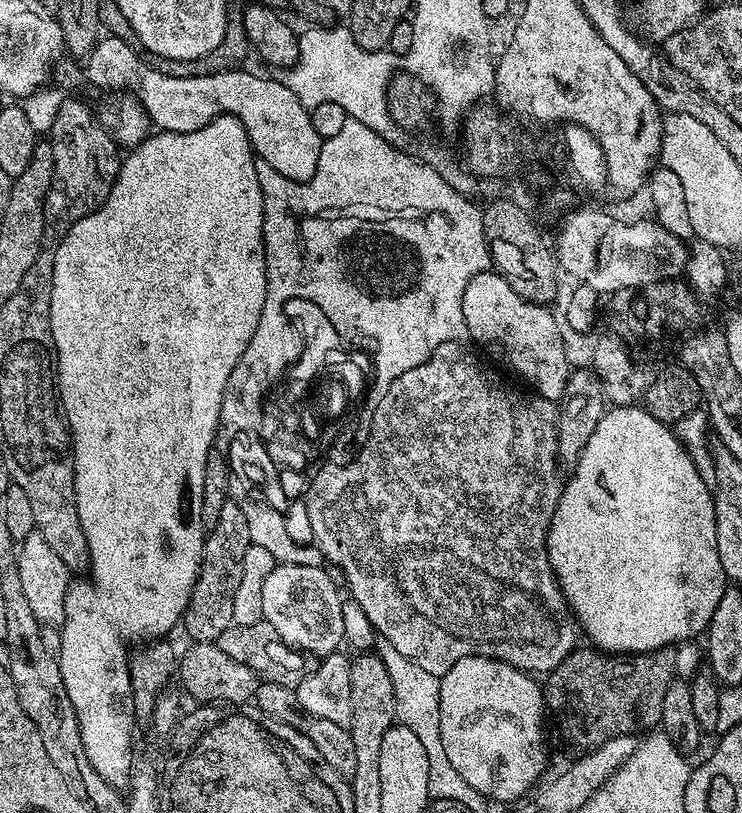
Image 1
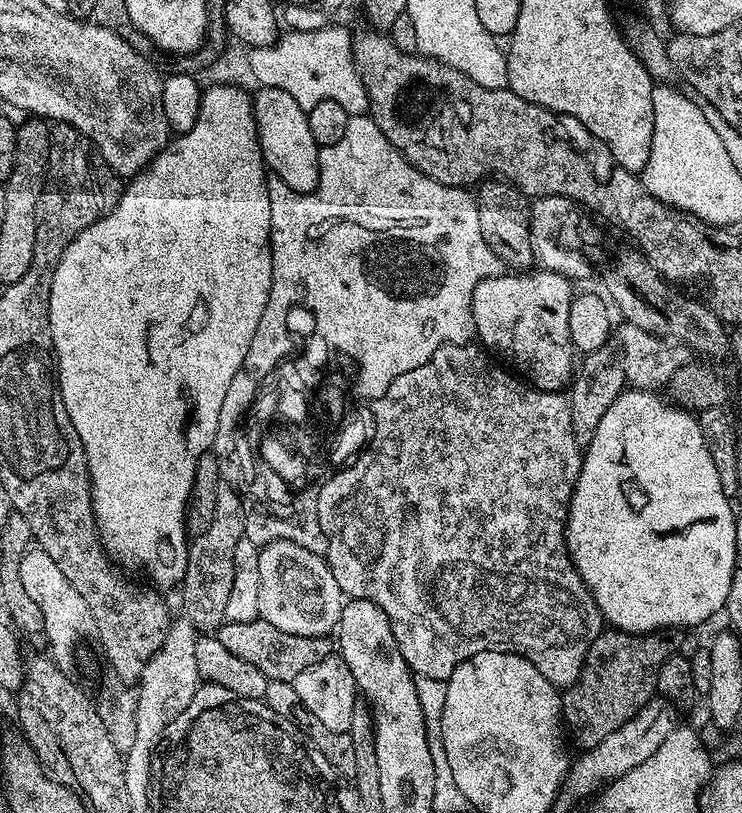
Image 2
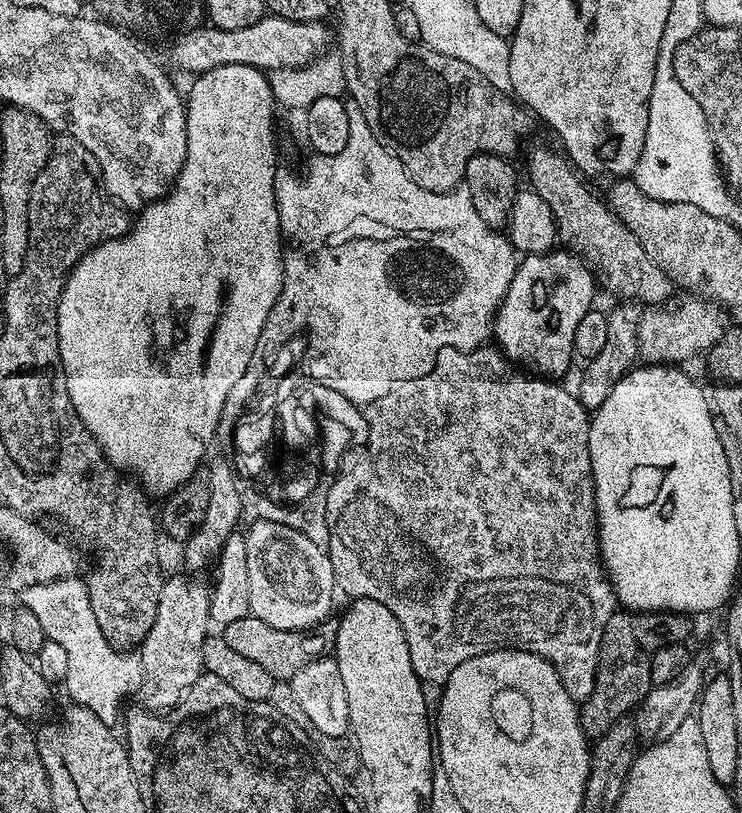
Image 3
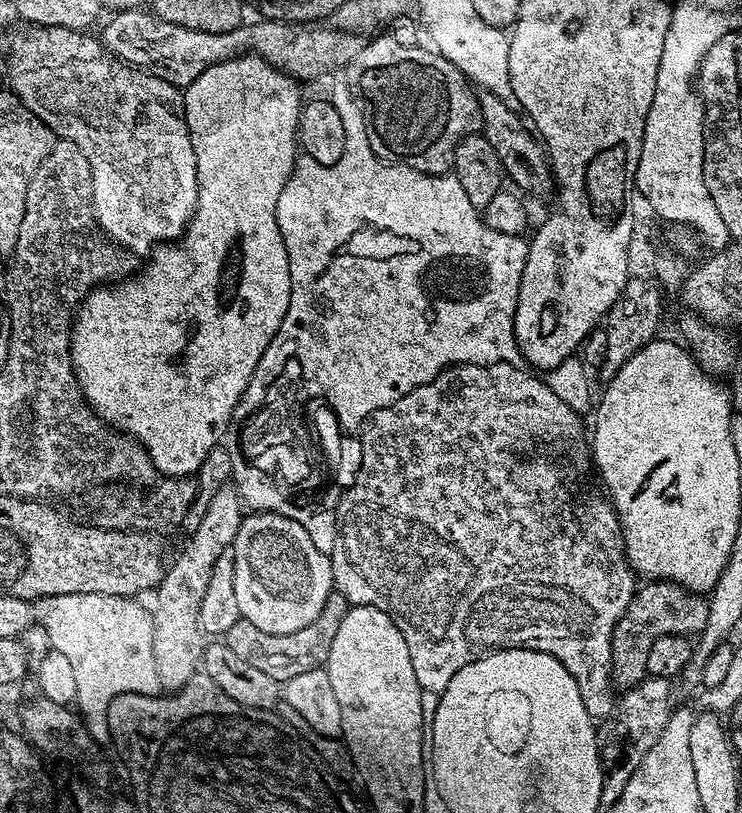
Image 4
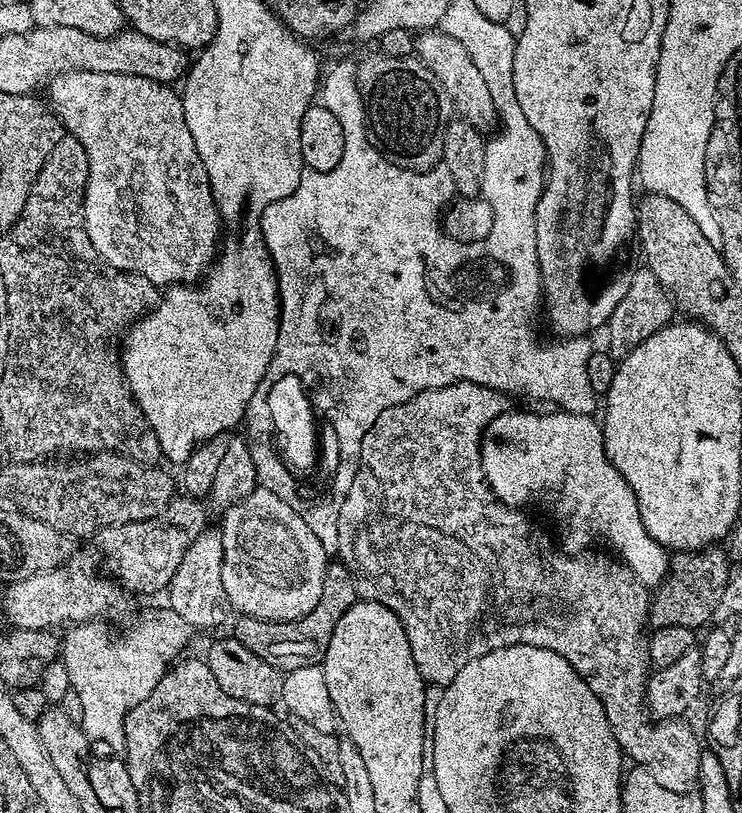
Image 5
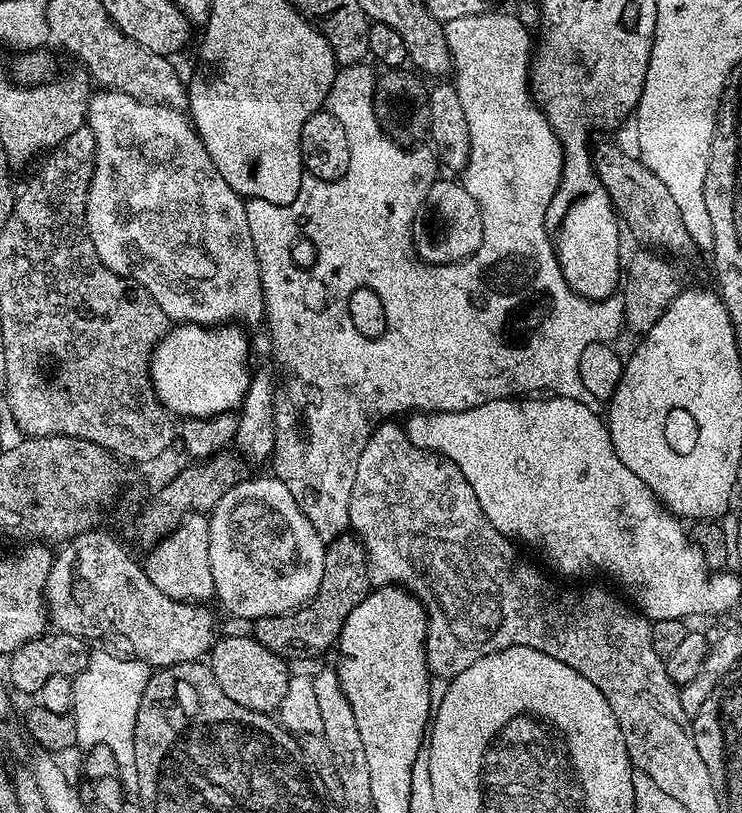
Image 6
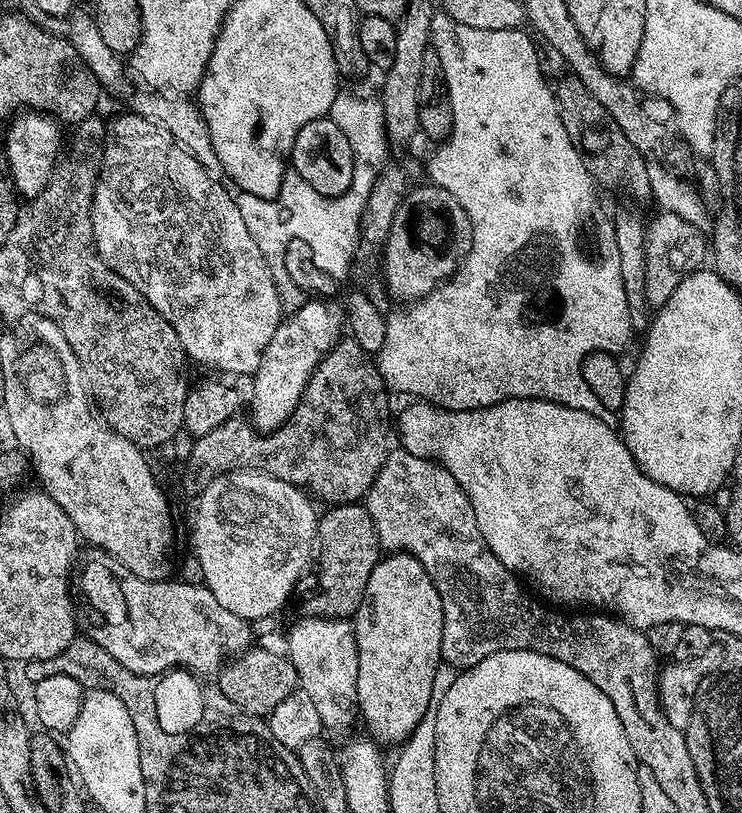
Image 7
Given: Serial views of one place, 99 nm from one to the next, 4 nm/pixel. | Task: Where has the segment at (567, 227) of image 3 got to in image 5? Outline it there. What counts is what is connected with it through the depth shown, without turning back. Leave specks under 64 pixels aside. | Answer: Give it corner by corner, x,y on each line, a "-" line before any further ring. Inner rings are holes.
425,30
415,37
415,41
415,55
436,75
438,82
442,82
442,90
452,99
455,115
479,128
481,133
491,133
498,124
494,98
490,95
490,86
486,86
486,78
482,78
478,66
474,66
474,58
466,54
466,46
462,46
458,38
439,30

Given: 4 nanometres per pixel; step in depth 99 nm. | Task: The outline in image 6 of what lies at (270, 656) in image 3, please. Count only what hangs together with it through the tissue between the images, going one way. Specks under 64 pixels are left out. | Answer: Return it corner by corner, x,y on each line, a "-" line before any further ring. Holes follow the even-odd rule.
343,534
327,541
324,549
322,582
315,596
307,604
293,611
284,612
281,616
263,616
261,620
257,620
251,625
251,635
255,636
256,641
266,650
285,658
297,656
298,659
304,660
307,656
322,655
327,648
335,649
342,634
342,626
346,626
346,618
350,618
354,606
358,606
368,597
370,591
368,569
368,555
364,553
364,545
356,539
355,535

